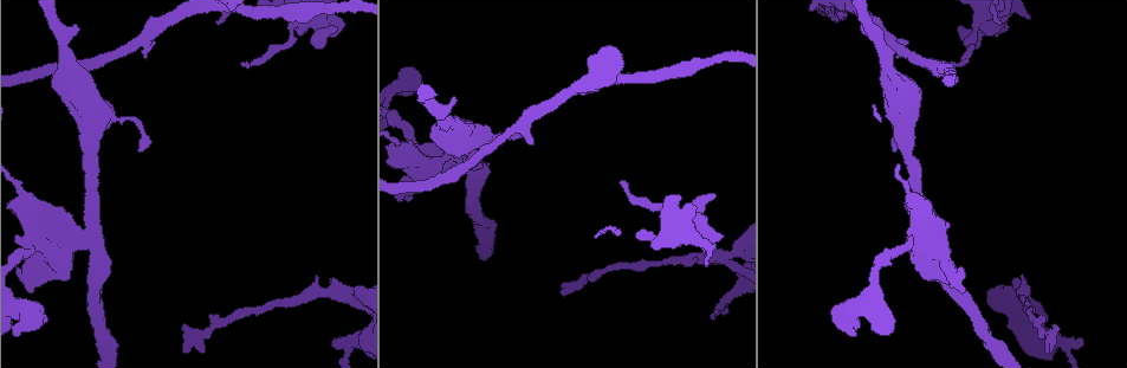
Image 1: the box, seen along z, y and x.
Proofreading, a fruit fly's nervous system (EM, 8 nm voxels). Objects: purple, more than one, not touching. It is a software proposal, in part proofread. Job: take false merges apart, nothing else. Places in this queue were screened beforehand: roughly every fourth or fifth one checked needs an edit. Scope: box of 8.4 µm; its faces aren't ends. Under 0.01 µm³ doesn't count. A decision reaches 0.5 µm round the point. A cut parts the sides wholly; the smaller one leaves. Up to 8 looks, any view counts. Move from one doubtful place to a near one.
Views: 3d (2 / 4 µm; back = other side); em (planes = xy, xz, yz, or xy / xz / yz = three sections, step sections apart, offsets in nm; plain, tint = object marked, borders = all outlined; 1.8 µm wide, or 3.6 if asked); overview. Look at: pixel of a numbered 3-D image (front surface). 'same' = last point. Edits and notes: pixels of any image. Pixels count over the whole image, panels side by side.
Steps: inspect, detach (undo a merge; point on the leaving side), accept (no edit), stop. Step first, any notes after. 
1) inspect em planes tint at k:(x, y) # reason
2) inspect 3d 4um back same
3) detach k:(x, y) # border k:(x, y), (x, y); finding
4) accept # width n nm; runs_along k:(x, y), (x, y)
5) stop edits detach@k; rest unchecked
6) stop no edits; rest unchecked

inspect 3d 2um at 1:(408, 135) # sudden change in width

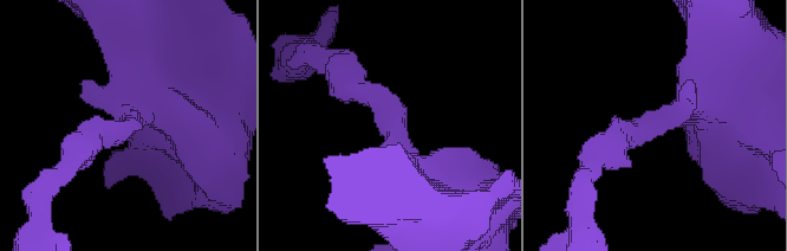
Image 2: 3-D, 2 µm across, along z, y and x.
inspect em planes plain at 2:(126, 127) # arm_widths 180, 550 nm; now the EM

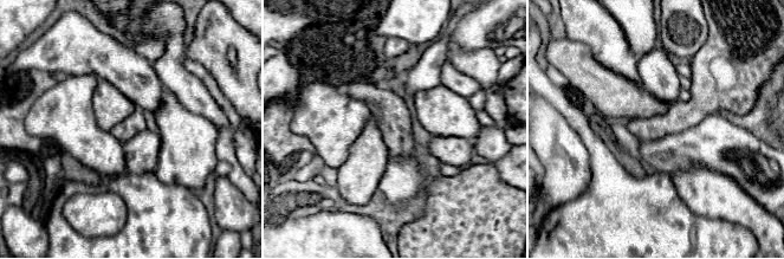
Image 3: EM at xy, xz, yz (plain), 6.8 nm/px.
inspect em planes tint same # where the object lies

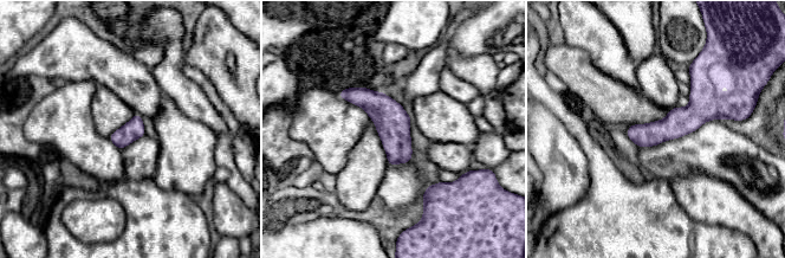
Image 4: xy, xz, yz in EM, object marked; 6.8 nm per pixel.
accept # runs_along 4:(727, 115), (629, 133); one neuron here

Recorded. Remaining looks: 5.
inspect 3d 2um at 1:(89, 116) # two arms in line, one across

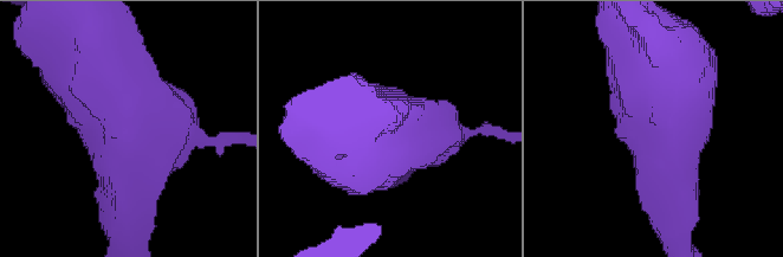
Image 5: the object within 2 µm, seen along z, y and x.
inspect em planes tint at 5:(131, 136) # arms 3

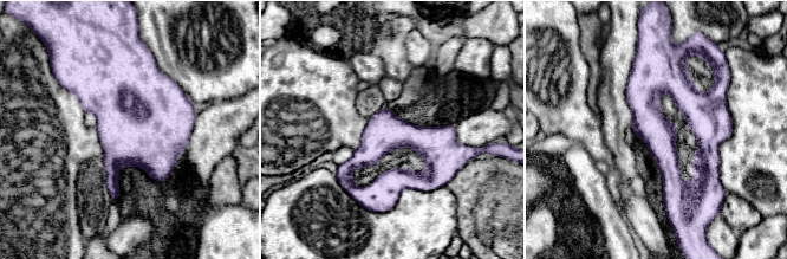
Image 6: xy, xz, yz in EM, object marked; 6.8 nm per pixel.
accept # width 240 nm; runs_along 6:(651, 62), (651, 125), (670, 202); continuous, no second neuron

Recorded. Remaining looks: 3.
inspect 3d 2um at 1:(724, 261) # closes a loop

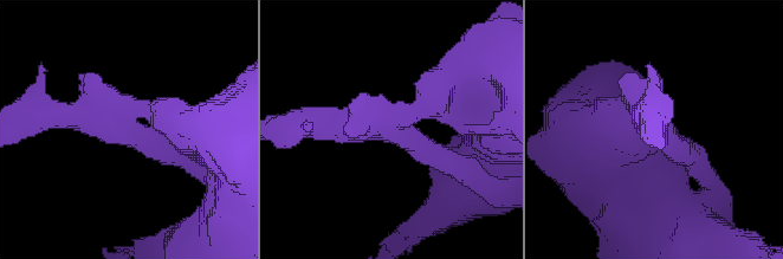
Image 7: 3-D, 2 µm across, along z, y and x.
inspect em xy step 4 tint at 7:(388, 129) # arm_widths 220, 240 nm; now the EM

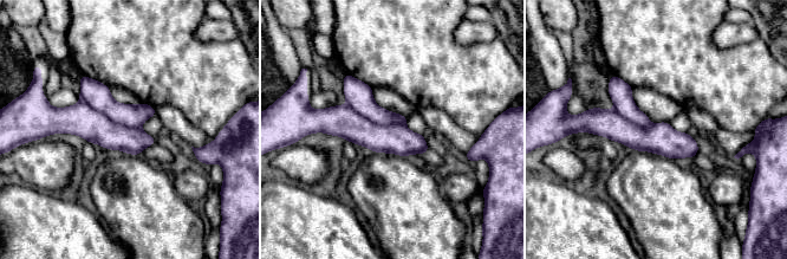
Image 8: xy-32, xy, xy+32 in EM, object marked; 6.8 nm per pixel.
inspect em xz step 4 tint same # another direction

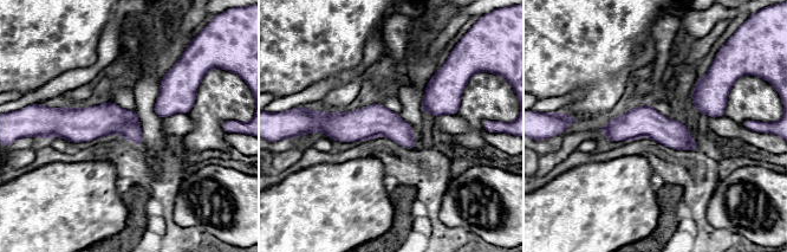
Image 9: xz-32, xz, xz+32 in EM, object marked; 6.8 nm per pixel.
detach 9:(92, 122) # a second neuron is stuck on

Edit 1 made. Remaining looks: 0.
stop edits detach@9; rest unchecked

